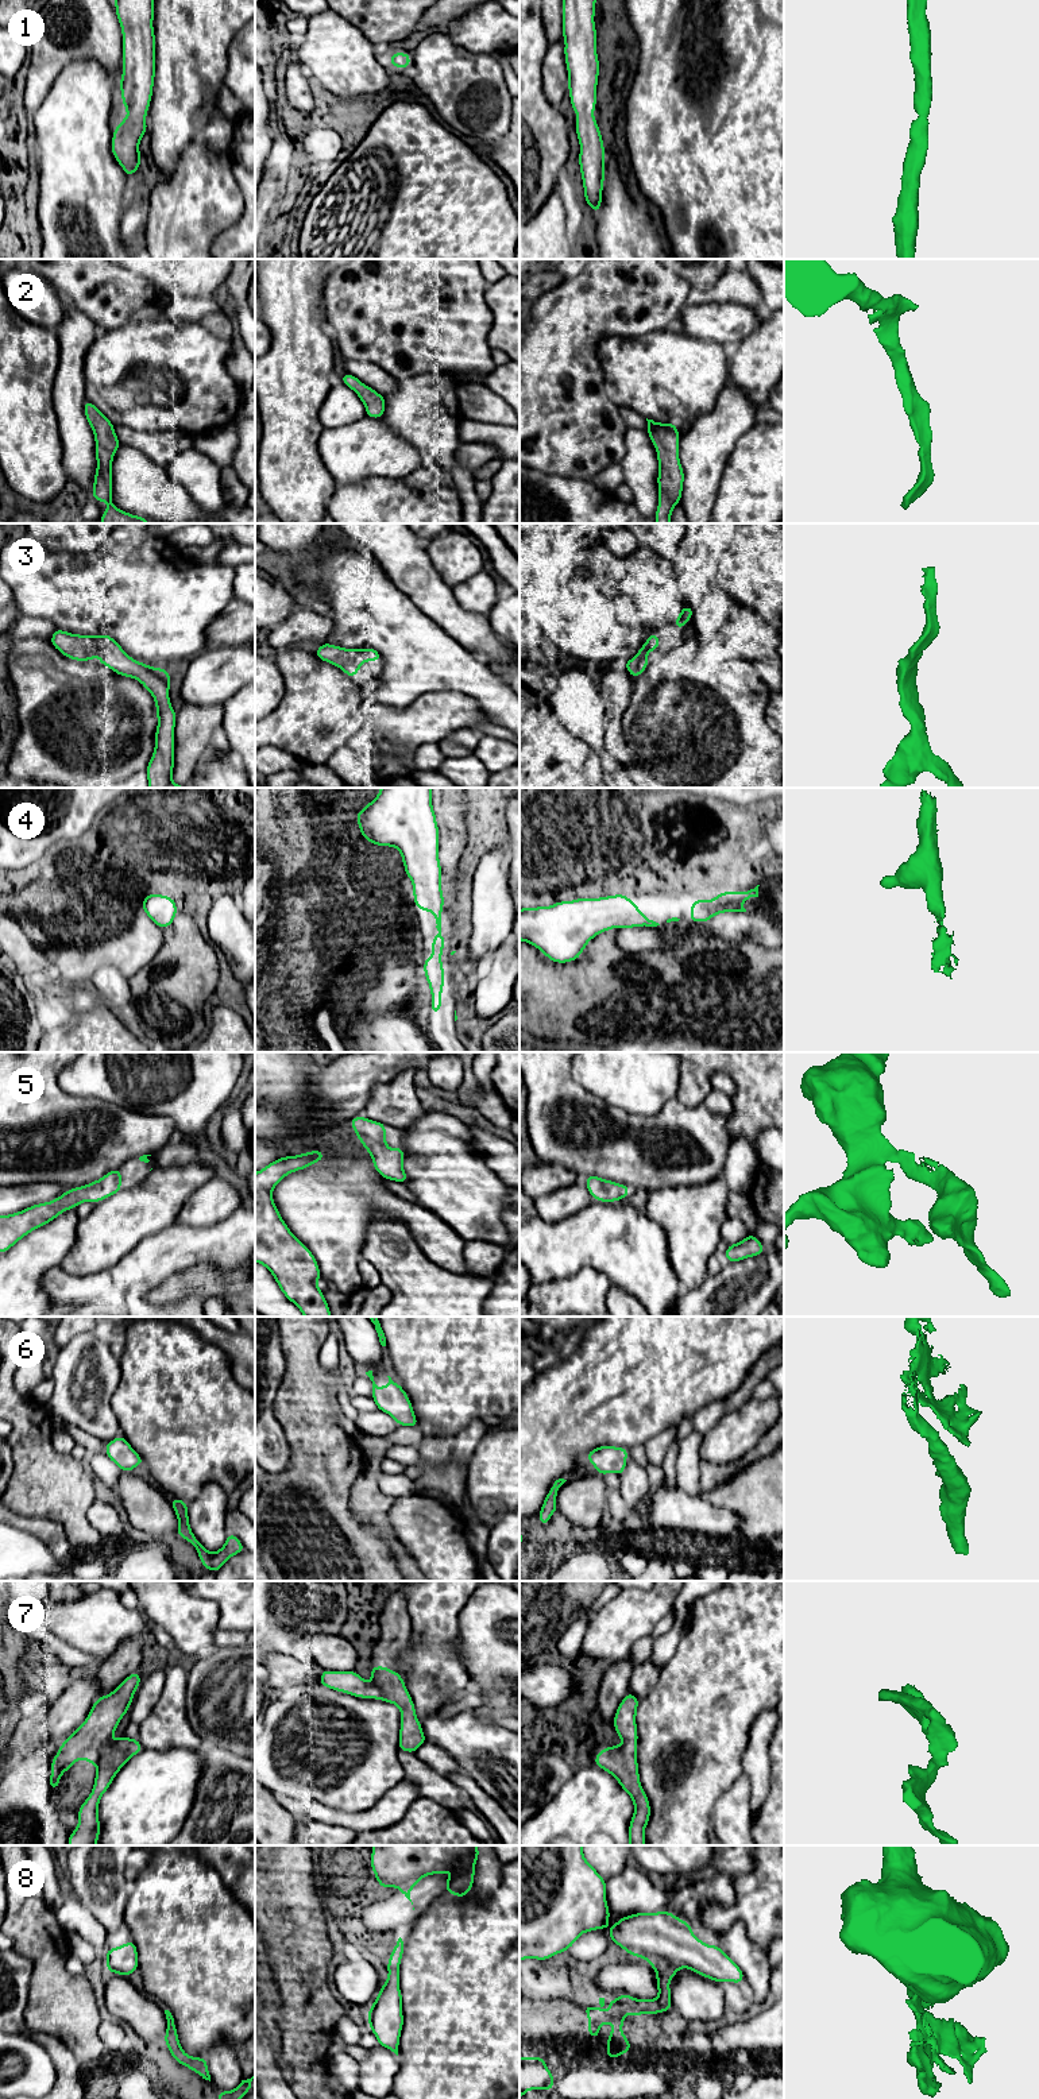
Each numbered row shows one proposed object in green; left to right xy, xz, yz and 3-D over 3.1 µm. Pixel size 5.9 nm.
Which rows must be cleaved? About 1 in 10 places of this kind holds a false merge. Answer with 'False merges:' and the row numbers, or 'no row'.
False merges: no row

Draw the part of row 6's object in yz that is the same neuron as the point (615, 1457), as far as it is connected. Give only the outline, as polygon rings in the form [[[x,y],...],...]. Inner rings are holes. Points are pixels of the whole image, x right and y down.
[[[603,1445],[588,1451],[586,1454],[586,1458],[602,1476],[605,1476],[606,1473],[617,1473],[622,1476],[626,1468],[627,1454],[629,1450],[625,1447]]]

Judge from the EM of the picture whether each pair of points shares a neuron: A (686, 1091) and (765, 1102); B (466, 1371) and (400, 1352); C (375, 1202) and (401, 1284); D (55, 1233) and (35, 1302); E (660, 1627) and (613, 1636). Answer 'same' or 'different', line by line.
A: same
B: same
C: different
D: same
E: different

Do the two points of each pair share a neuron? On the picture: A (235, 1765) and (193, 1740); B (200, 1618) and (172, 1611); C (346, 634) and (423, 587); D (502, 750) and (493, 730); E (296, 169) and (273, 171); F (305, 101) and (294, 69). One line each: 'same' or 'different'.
A: different
B: same
C: different
D: different
E: different
F: same

